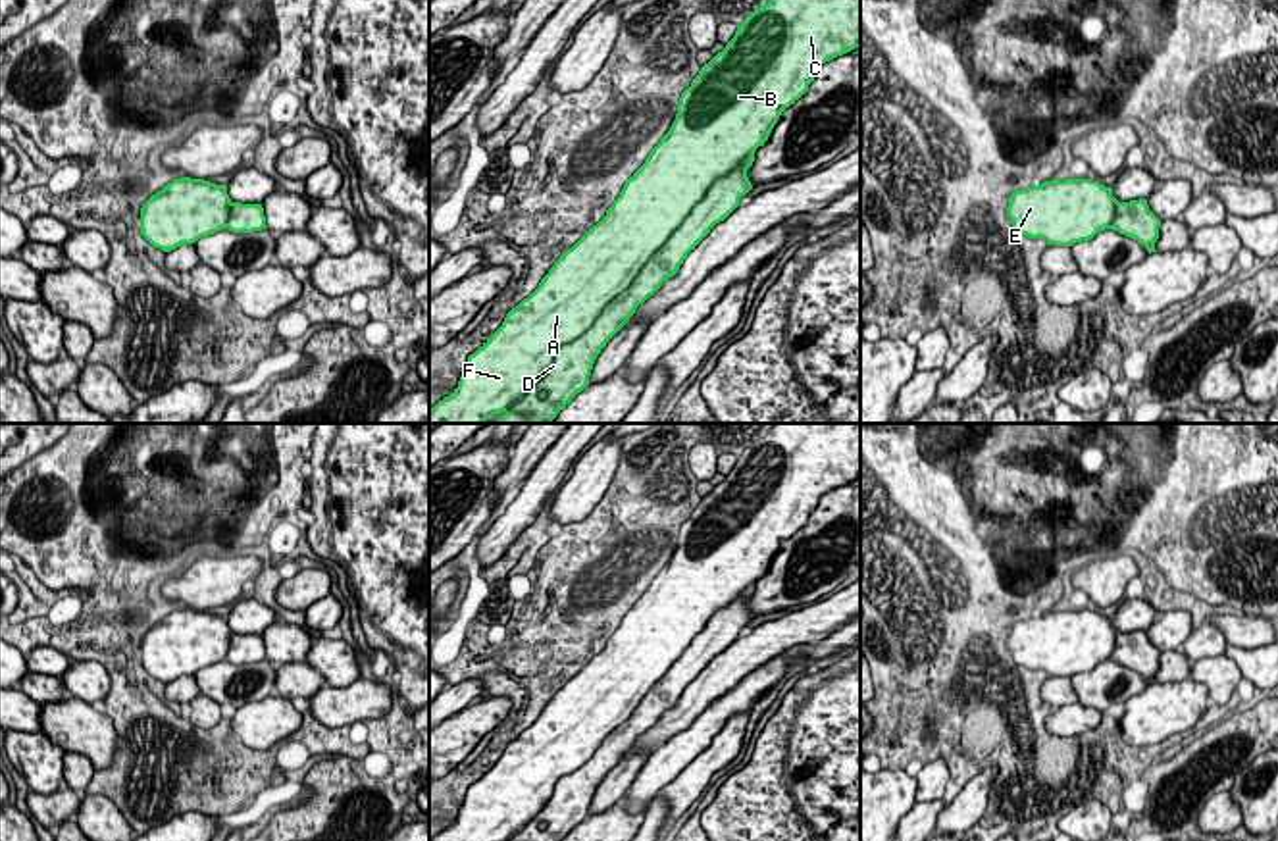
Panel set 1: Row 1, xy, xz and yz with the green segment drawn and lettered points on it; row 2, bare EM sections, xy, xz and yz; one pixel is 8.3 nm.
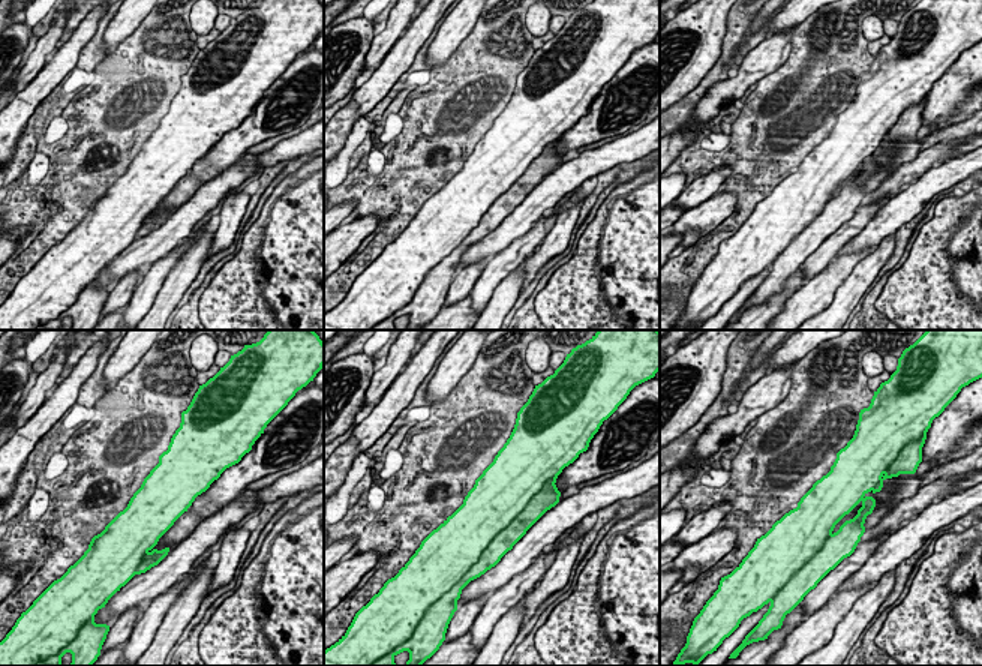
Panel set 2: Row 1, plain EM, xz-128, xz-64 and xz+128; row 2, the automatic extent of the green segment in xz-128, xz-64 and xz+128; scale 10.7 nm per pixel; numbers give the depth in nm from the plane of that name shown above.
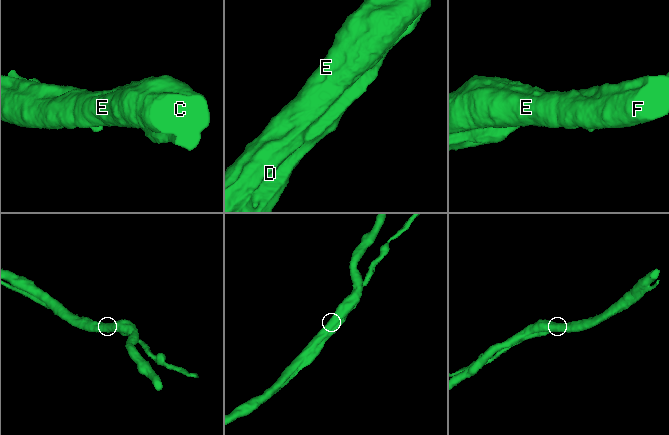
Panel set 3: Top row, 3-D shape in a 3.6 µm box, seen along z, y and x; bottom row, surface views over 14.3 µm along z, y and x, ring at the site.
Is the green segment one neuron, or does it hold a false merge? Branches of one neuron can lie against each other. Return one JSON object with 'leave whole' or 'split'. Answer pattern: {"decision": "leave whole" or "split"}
{"decision": "split"}

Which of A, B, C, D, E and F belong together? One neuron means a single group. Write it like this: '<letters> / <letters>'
A B C E F / D

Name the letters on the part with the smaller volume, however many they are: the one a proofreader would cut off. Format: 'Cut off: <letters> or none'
Cut off: D

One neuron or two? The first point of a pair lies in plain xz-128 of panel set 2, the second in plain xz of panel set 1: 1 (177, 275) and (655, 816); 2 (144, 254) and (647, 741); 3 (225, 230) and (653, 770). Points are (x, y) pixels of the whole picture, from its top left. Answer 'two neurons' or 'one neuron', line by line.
1: one neuron
2: one neuron
3: two neurons

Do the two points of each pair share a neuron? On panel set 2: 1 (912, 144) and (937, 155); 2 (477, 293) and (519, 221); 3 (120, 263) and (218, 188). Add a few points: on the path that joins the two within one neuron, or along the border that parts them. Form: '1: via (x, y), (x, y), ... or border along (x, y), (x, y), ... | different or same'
1: border along (921, 150), (892, 173) | different
2: border along (529, 230), (489, 260) | different
3: via (144, 251), (159, 243), (194, 210) | same

